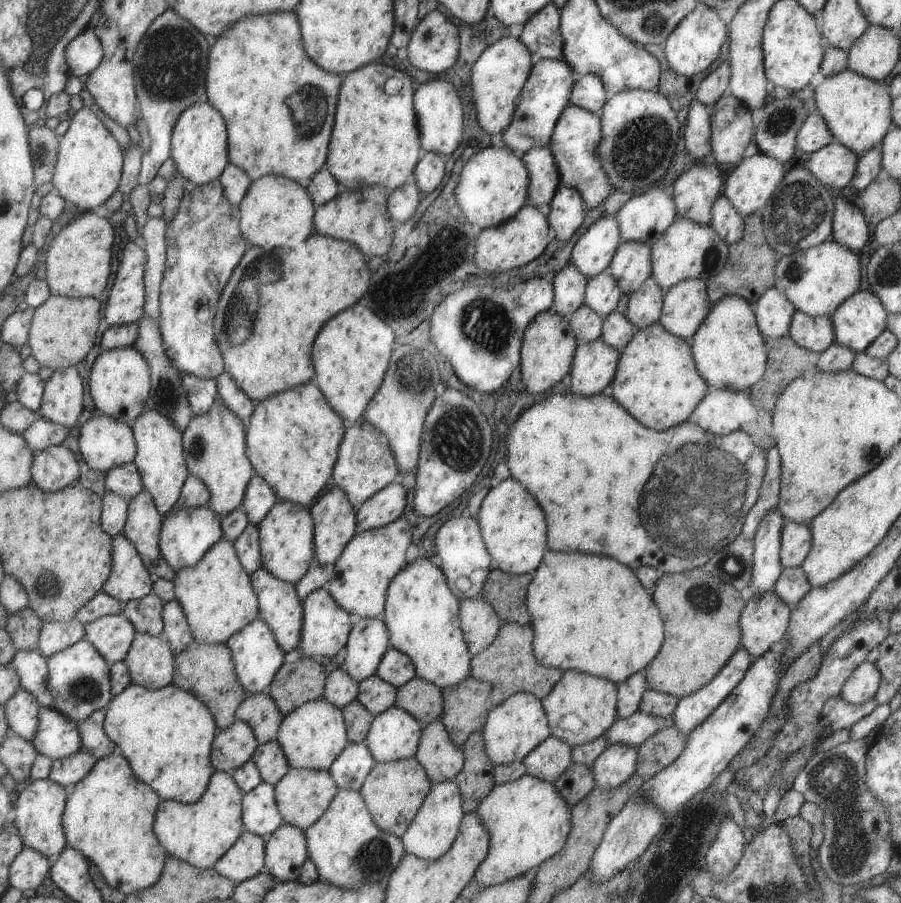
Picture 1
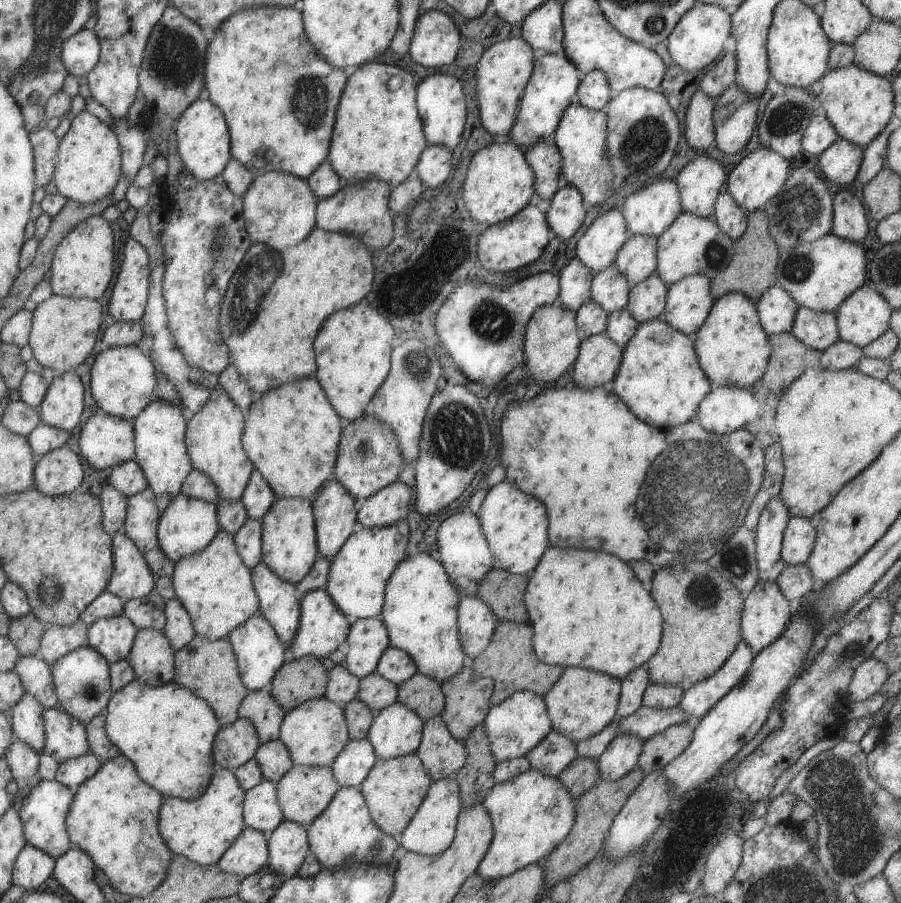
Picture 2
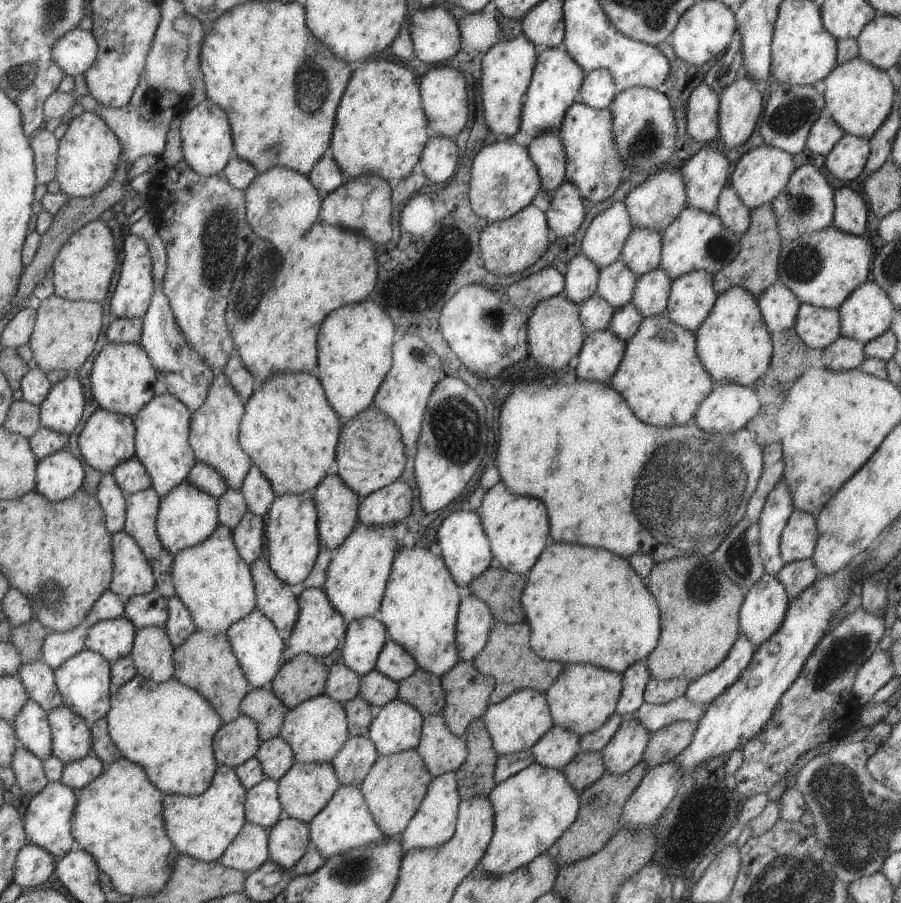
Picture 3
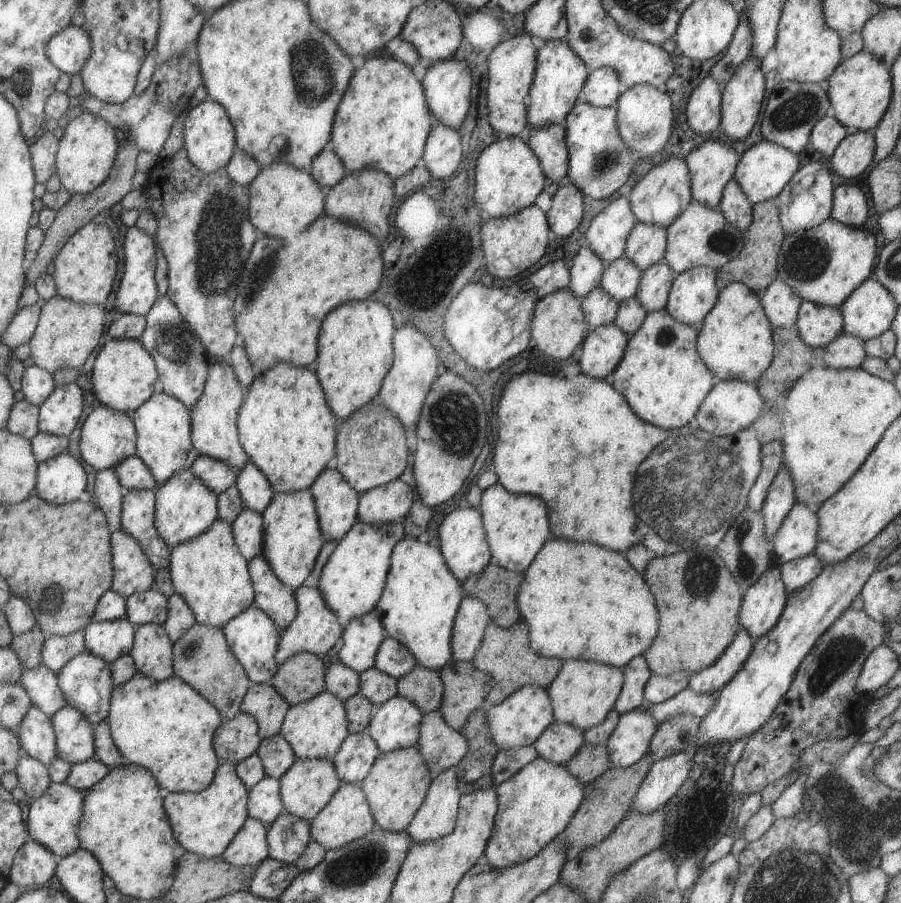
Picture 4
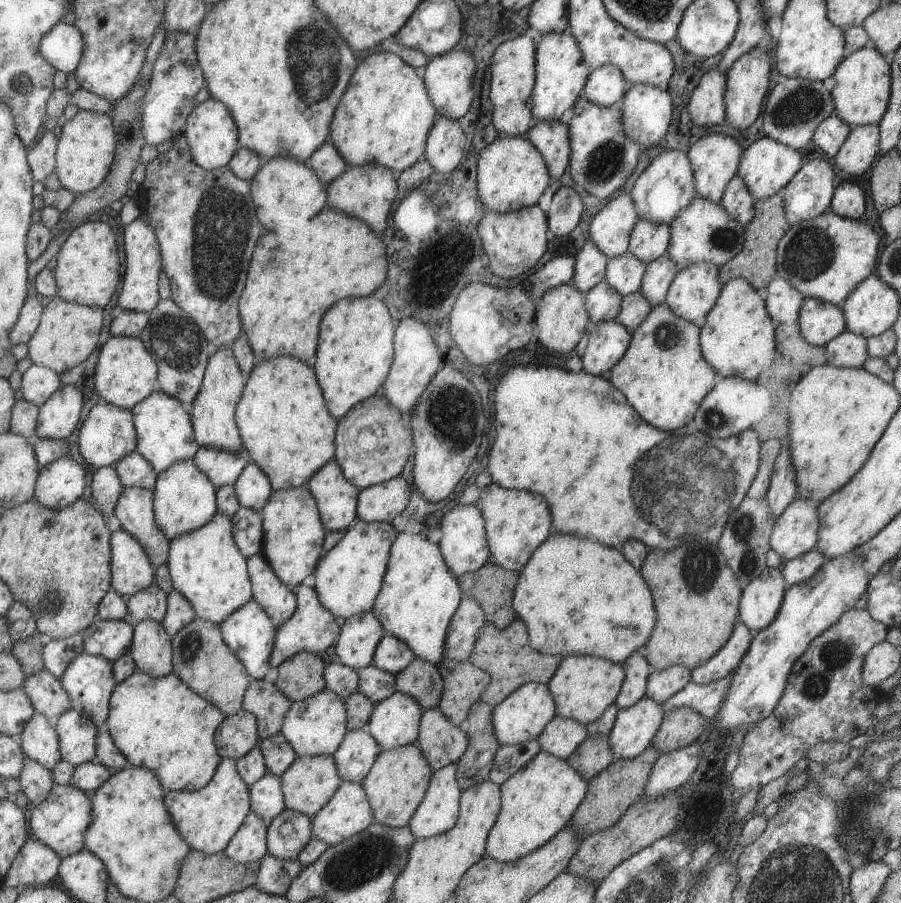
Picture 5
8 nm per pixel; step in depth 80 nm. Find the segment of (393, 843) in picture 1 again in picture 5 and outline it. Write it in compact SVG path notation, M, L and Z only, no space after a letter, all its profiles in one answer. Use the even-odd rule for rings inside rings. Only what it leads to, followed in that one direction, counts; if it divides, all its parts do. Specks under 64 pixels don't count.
M347 781L339 783L327 804L310 821L312 834L328 846L365 830L375 822L363 787L360 783Z

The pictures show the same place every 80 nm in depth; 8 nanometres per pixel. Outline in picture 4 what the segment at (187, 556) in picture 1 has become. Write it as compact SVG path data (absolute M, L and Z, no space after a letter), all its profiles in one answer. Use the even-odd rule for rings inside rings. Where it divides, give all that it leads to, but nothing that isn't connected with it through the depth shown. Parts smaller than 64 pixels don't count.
M190 468L177 471L172 477L156 485L153 492L154 525L161 540L169 548L203 533L218 517L216 494L201 483Z

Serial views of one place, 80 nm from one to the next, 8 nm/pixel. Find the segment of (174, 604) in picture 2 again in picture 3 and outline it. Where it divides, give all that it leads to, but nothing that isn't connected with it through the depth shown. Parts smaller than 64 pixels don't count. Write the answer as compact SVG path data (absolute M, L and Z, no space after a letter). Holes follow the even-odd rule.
M177 595L169 597L166 602L168 617L164 628L173 648L179 646L187 635L190 635L195 629L193 619L191 618L187 607L179 600Z

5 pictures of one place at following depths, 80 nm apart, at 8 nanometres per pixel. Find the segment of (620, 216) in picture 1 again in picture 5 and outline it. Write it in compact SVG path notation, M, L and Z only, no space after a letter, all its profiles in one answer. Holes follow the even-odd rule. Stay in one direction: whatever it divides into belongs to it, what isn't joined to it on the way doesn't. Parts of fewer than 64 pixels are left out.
M665 150L663 154L653 157L648 166L639 174L629 195L639 219L669 225L696 194L693 171L688 156L682 151Z

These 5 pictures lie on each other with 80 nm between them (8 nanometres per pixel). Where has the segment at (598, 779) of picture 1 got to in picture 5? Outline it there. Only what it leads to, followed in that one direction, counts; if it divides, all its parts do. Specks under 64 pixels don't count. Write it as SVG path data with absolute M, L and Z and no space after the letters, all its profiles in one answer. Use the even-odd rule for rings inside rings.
M647 695L639 698L637 702L627 708L618 709L614 725L611 727L609 734L607 734L613 760L633 758L647 745L651 744L653 735L663 720L663 715L662 704L655 702Z

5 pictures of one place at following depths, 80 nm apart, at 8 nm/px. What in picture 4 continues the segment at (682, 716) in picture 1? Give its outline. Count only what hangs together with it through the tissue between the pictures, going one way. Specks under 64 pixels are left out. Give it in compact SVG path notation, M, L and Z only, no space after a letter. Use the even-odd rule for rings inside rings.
M740 626L729 646L719 658L699 672L689 675L688 687L694 693L710 693L721 690L722 686L741 668L750 655L753 640L751 635Z

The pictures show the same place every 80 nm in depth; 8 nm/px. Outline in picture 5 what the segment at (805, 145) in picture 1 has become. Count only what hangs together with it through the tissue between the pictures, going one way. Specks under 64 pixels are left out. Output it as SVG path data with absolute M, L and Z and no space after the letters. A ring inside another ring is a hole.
M831 114L815 127L812 142L817 148L821 148L828 158L834 158L850 130L851 126L843 122L842 118Z

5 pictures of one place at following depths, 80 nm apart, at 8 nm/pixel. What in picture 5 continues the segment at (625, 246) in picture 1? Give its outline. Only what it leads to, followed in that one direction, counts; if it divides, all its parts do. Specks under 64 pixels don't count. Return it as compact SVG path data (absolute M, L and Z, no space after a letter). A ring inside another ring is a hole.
M638 218L629 235L628 251L647 264L666 252L669 239L669 225Z

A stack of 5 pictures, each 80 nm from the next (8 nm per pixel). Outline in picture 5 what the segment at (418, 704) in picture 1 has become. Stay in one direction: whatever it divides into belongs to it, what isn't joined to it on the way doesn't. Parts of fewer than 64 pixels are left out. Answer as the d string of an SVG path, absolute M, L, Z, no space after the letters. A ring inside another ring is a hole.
M418 656L411 659L395 676L396 690L412 696L423 709L437 706L442 693L442 676L437 665L422 661Z

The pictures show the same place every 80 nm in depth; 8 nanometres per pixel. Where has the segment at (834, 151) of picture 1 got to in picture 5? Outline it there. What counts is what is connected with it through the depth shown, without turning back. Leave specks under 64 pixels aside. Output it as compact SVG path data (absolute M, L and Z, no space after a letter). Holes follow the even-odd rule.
M878 124L851 127L834 156L835 166L847 176L859 176L871 166L880 151L878 140Z

